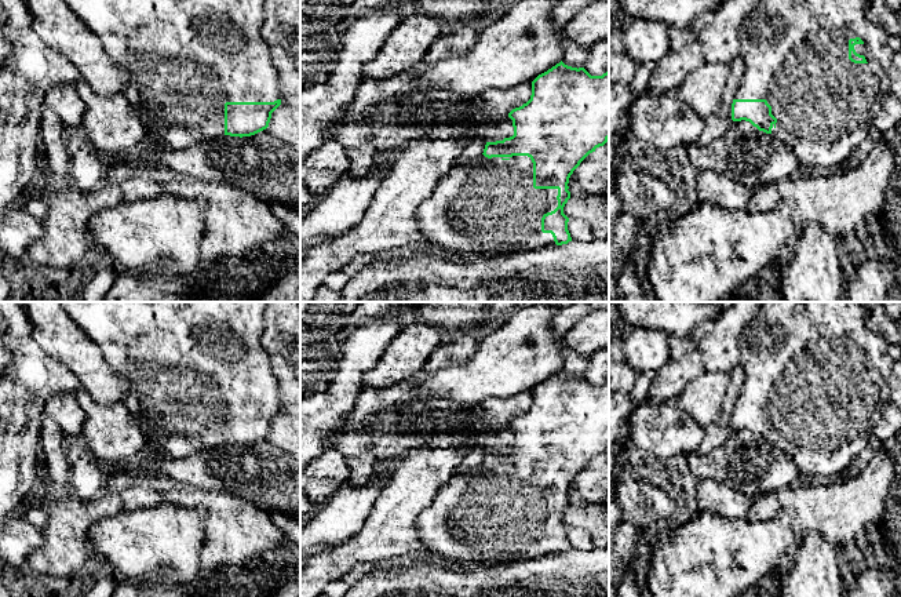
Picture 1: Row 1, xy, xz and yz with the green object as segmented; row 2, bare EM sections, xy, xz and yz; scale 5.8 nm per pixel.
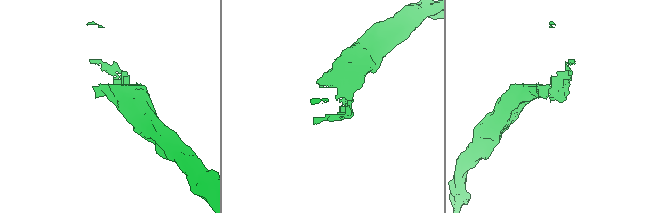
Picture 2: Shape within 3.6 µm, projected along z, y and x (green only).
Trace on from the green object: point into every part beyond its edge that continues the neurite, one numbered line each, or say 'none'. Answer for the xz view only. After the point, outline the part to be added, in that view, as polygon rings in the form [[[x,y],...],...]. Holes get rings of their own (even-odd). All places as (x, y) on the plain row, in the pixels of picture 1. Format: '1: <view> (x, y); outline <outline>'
1: xz (488, 516); outline [[[484,463],[466,473],[456,473],[444,484],[433,505],[417,518],[417,532],[423,552],[444,557],[452,565],[471,567],[477,564],[500,567],[532,558],[544,558],[557,554],[551,542],[541,540],[544,523],[558,516],[558,498],[533,496],[533,472],[528,465],[492,466]]]

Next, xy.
1: xy (186, 363); outline [[[59,302],[73,321],[101,347],[113,371],[128,382],[121,397],[134,422],[143,430],[149,444],[161,448],[168,459],[183,459],[200,451],[225,445],[226,411],[274,411],[282,408],[280,382],[270,367],[270,354],[262,345],[266,328],[265,302]]]

